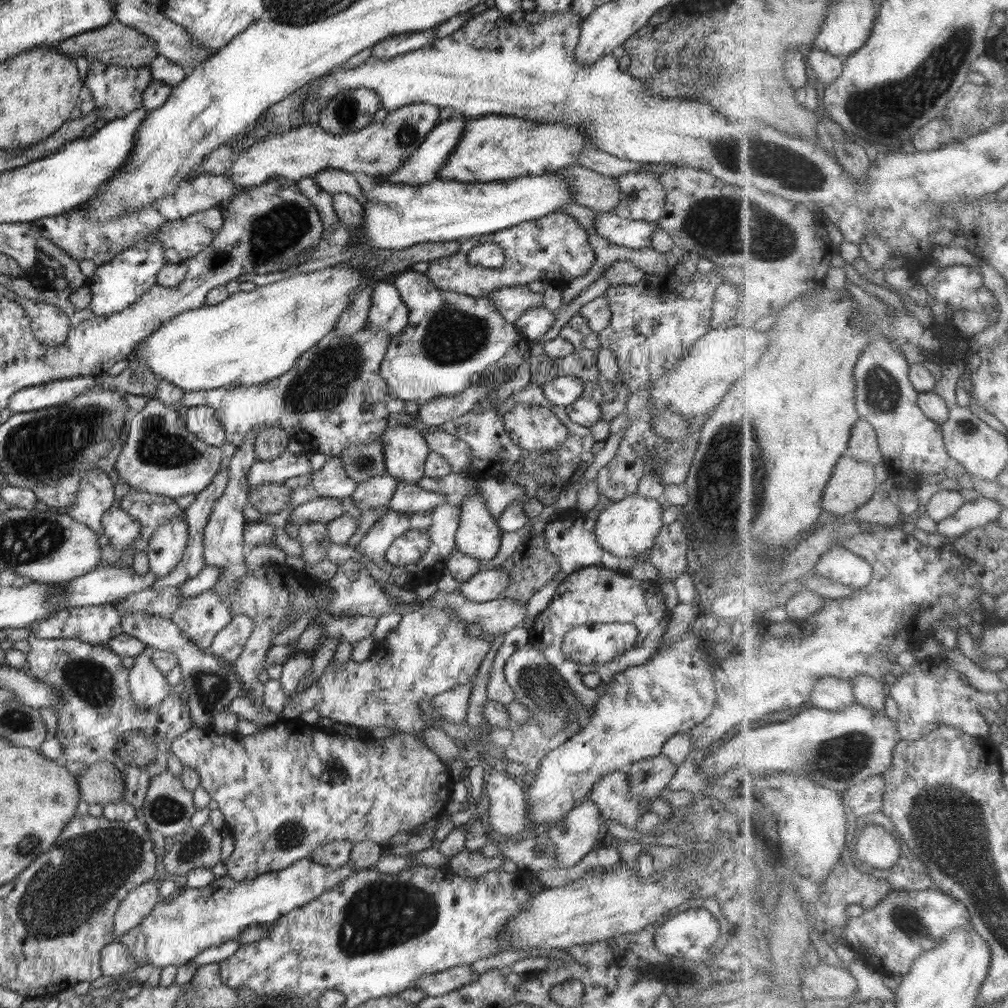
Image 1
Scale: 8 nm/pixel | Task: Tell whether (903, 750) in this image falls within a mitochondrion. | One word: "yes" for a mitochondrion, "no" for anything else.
no

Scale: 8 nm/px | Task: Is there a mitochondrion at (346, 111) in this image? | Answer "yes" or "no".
yes

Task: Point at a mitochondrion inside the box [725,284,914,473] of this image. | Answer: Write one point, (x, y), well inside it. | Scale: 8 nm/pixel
(882, 393)

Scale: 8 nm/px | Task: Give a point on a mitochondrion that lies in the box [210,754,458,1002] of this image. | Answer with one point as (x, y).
(379, 915)

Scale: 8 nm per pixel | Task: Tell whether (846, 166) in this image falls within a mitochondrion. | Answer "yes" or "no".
no

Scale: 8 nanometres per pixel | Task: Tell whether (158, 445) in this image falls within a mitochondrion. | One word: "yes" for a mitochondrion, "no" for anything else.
yes

